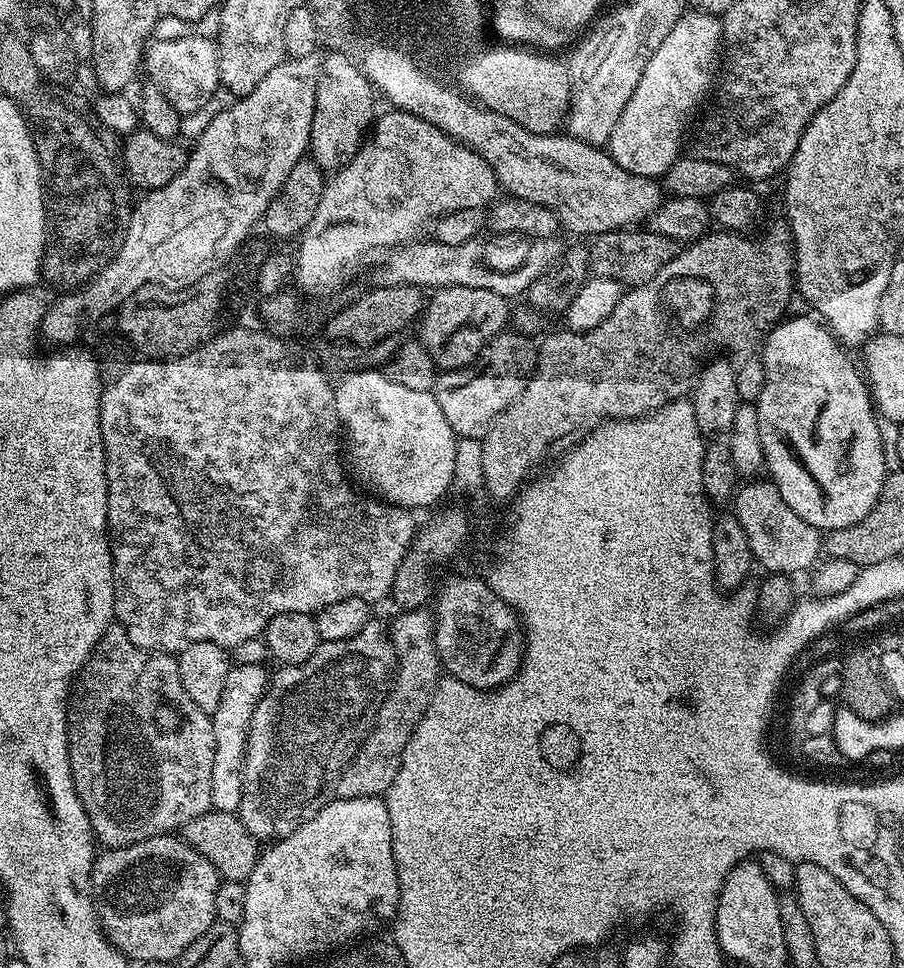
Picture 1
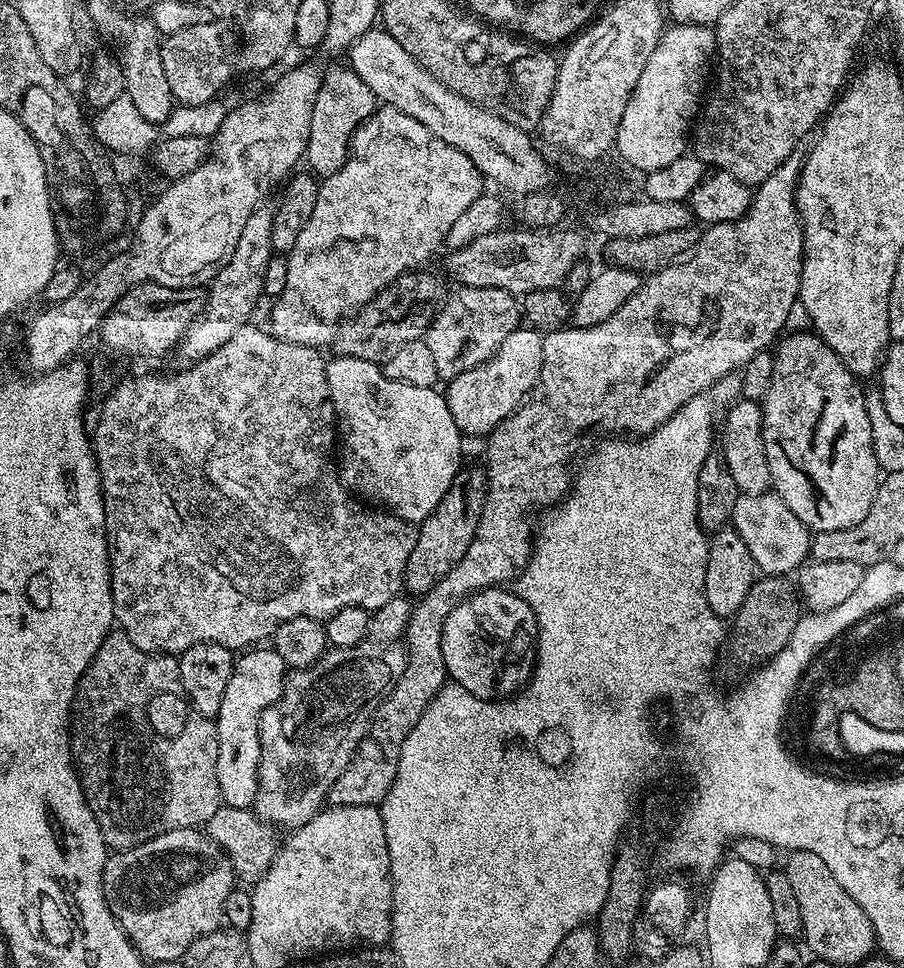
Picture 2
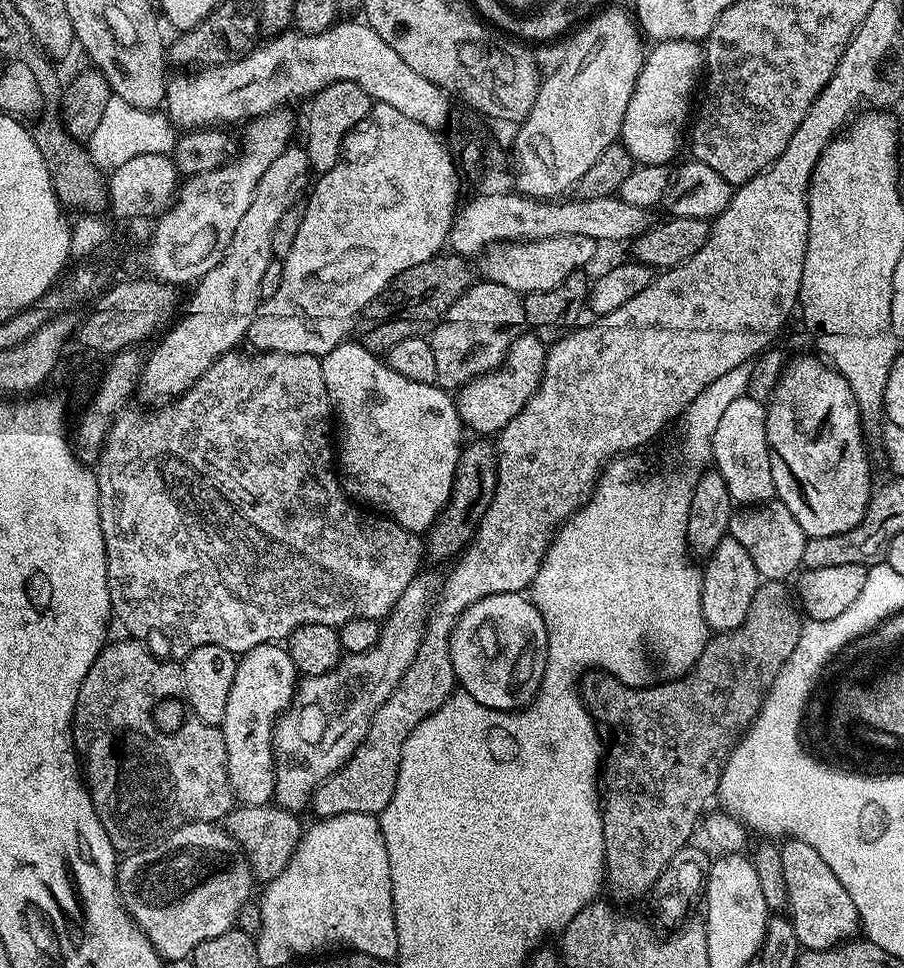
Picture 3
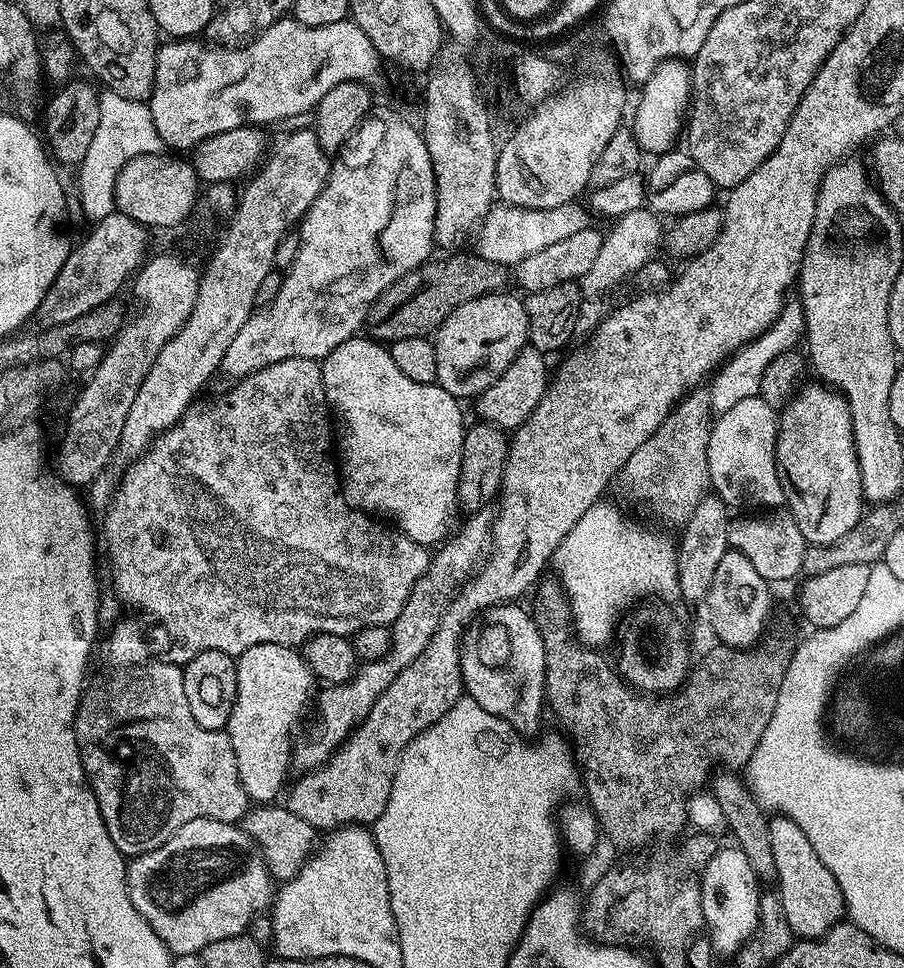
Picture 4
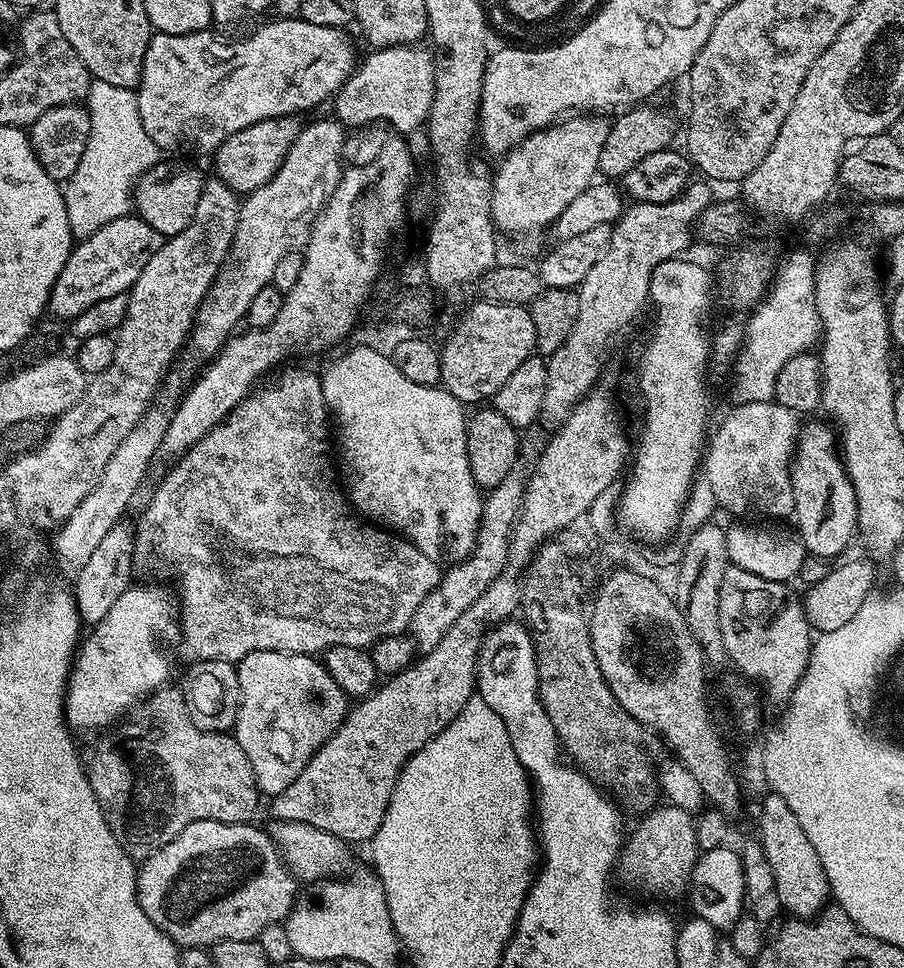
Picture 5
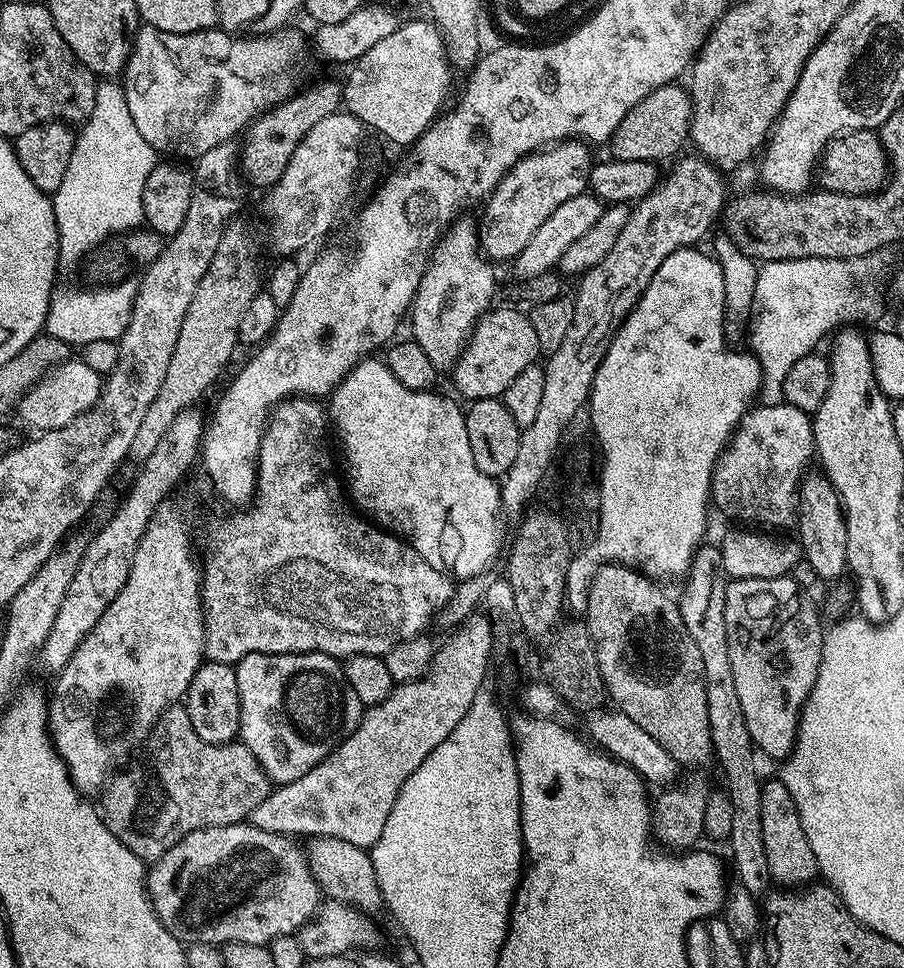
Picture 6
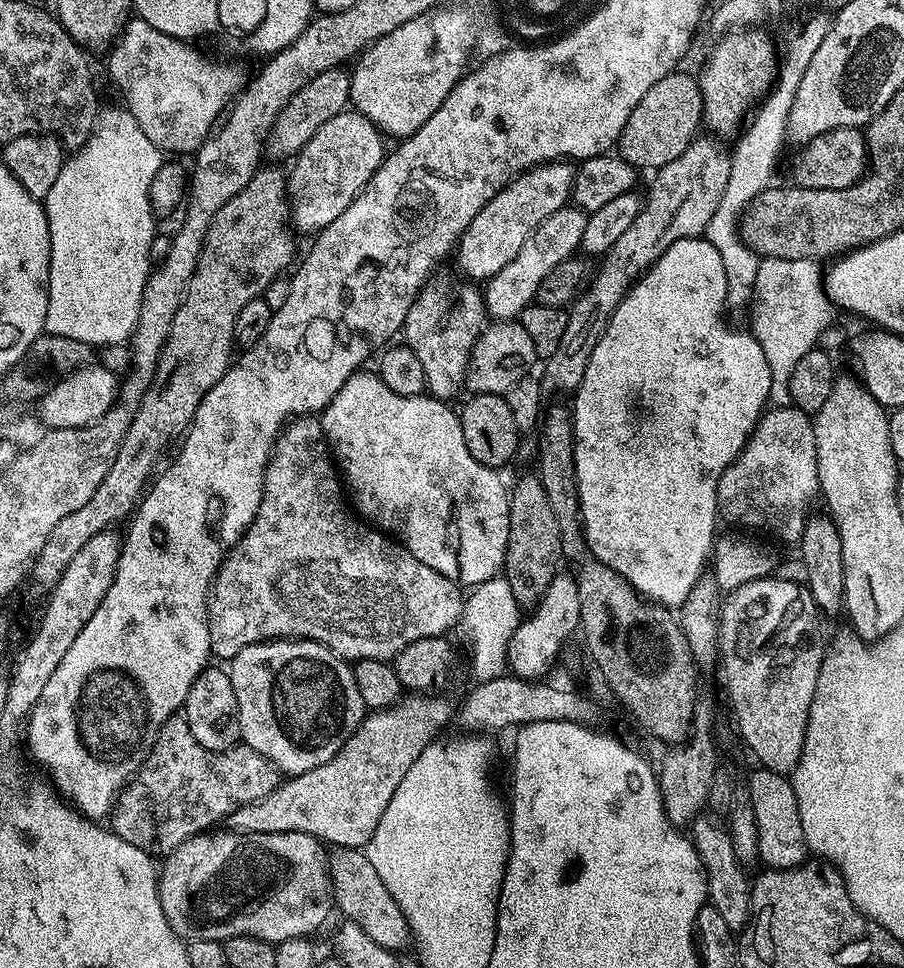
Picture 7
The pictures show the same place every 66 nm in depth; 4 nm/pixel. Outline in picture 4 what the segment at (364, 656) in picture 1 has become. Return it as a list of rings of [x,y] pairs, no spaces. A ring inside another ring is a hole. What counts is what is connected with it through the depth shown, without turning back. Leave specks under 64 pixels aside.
[[[492,506],[473,511],[467,517],[469,520],[461,526],[460,533],[456,537],[453,535],[445,539],[431,553],[428,569],[422,578],[418,578],[402,614],[390,626],[392,645],[387,656],[361,663],[351,680],[325,687],[325,692],[319,693],[314,704],[314,708],[317,708],[316,725],[308,736],[308,744],[297,743],[292,750],[292,768],[298,770],[297,773],[305,774],[325,764],[370,714],[374,702],[378,702],[390,682],[394,682],[394,678],[398,678],[398,674],[402,674],[402,670],[406,670],[406,666],[410,666],[410,662],[417,660],[422,650],[426,650],[430,638],[434,638],[434,630],[438,630],[440,619],[448,609],[449,602],[472,579],[478,565],[485,559],[492,542],[492,523],[496,520],[496,513],[497,509]]]

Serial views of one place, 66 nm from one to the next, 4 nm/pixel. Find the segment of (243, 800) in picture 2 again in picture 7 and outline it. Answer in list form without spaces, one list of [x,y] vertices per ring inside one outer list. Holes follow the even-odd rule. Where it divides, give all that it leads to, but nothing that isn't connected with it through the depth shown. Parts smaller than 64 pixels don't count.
[[[265,640],[262,644],[251,644],[246,646],[246,650],[240,650],[236,656],[231,657],[230,664],[232,668],[227,669],[230,682],[234,682],[234,694],[238,694],[238,706],[240,707],[240,739],[243,747],[253,748],[262,758],[266,758],[281,773],[287,774],[289,777],[301,776],[306,770],[314,770],[318,766],[322,766],[326,762],[330,762],[330,758],[334,758],[342,750],[342,746],[346,741],[355,734],[360,728],[366,715],[364,699],[358,688],[356,674],[353,665],[345,660],[343,656],[339,656],[334,650],[330,650],[325,644],[319,644],[313,640]]]

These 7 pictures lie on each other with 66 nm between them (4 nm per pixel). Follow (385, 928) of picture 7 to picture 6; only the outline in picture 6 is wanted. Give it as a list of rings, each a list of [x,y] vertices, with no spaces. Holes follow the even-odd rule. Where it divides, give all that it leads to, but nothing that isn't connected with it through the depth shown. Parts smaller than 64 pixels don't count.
[[[314,836],[307,841],[306,855],[310,870],[325,897],[347,904],[349,908],[358,908],[365,914],[376,914],[384,908],[372,857],[365,849],[354,846],[354,842],[342,842],[342,838]]]

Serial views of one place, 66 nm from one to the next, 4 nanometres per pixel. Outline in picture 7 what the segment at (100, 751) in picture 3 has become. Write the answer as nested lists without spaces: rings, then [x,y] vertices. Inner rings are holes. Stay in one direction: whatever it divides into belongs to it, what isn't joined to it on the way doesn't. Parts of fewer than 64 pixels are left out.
[[[177,714],[171,716],[162,726],[160,736],[148,756],[148,763],[129,780],[120,797],[116,799],[110,827],[118,834],[118,838],[130,842],[130,846],[138,846],[138,850],[153,858],[167,858],[191,836],[207,833],[219,825],[216,824],[219,820],[220,823],[227,821],[242,806],[250,806],[266,799],[281,783],[280,769],[262,758],[253,748],[237,746],[225,752],[206,750],[206,746],[202,746],[198,738],[194,738],[183,715]]]

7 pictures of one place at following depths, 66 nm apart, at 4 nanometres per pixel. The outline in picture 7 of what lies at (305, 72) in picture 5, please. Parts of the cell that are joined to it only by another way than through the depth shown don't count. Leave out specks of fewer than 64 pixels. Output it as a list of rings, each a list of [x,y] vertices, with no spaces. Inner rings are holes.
[[[139,18],[129,19],[125,24],[120,39],[112,45],[108,56],[108,72],[112,80],[124,91],[128,98],[127,111],[138,122],[142,134],[154,142],[161,153],[195,153],[204,141],[212,136],[218,121],[229,111],[230,102],[244,91],[246,75],[236,64],[223,64],[220,60],[211,60],[204,52],[196,49],[195,43],[179,40],[170,34],[162,34],[150,26],[150,22]]]

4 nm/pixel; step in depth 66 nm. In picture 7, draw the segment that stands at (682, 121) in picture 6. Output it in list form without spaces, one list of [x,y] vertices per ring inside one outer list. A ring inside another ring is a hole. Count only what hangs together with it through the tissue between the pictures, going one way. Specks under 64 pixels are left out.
[[[685,70],[666,74],[662,82],[654,82],[642,97],[642,102],[634,106],[630,118],[620,135],[619,155],[637,170],[655,170],[674,162],[697,139],[704,119],[704,102],[700,81]]]

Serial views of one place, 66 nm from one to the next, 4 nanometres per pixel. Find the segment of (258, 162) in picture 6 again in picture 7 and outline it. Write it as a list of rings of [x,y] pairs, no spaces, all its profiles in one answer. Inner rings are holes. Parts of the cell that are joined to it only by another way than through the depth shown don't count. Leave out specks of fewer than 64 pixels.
[[[339,67],[318,74],[314,82],[306,82],[306,86],[302,86],[302,90],[298,90],[298,94],[288,101],[288,105],[284,107],[282,114],[268,132],[266,152],[269,157],[272,155],[276,160],[284,160],[287,156],[289,158],[299,156],[306,142],[310,142],[310,138],[314,138],[314,134],[318,134],[318,130],[326,126],[330,118],[334,118],[334,114],[343,112],[349,107],[351,75],[344,71],[343,67]]]

